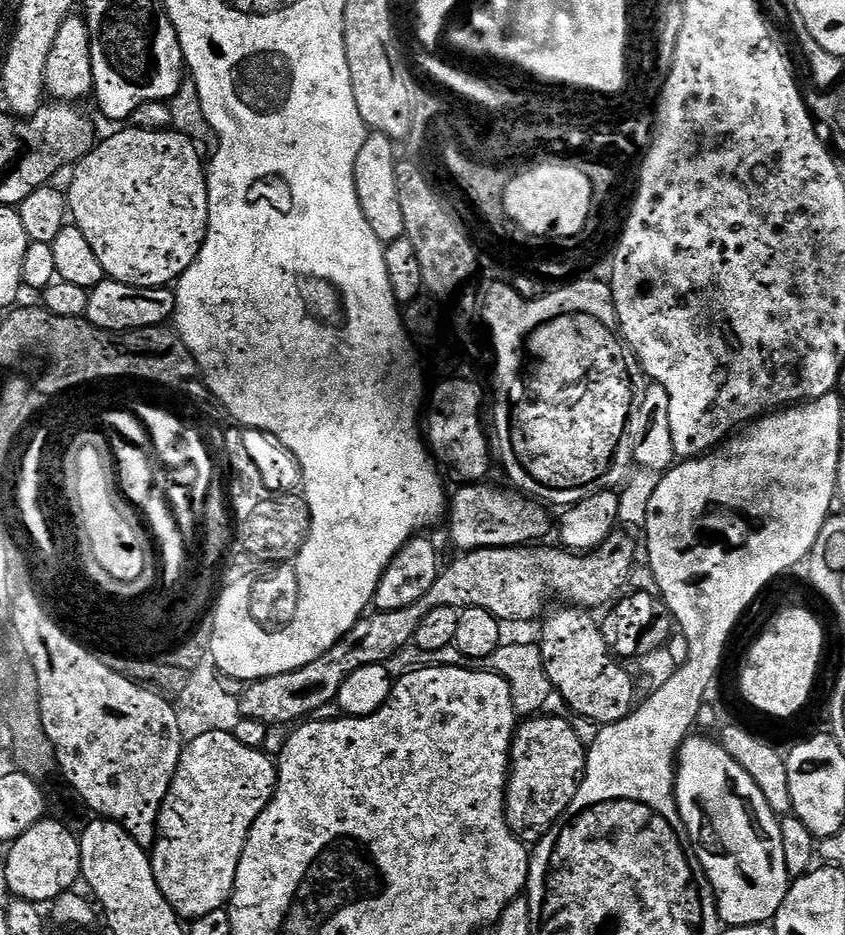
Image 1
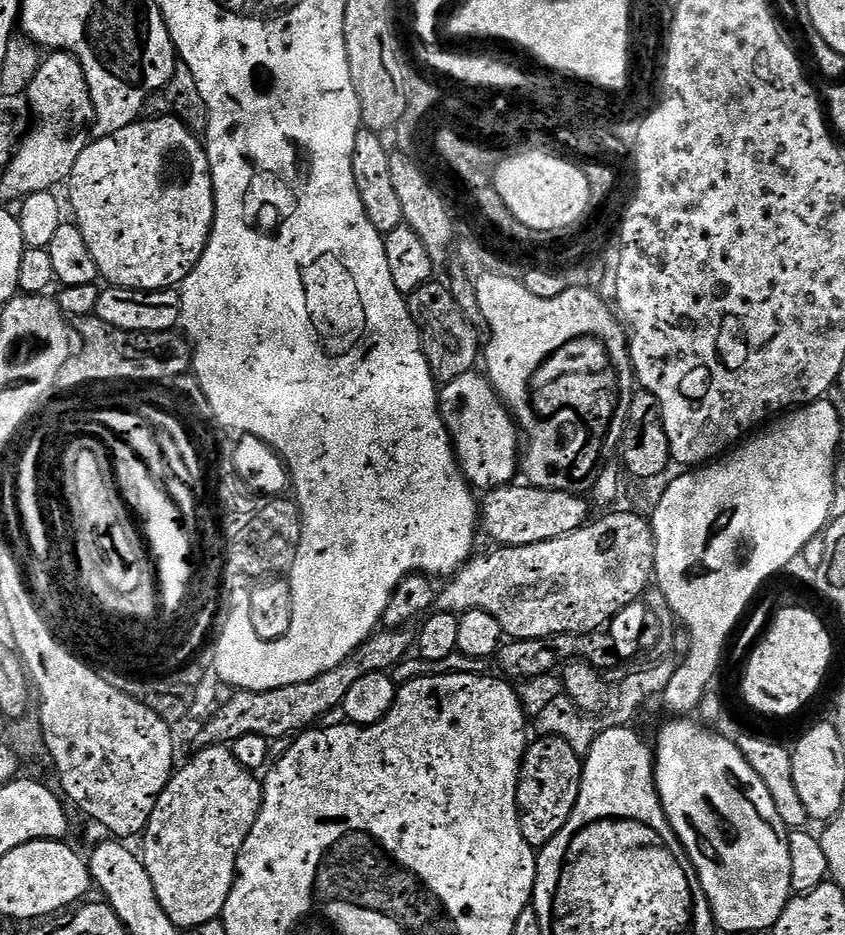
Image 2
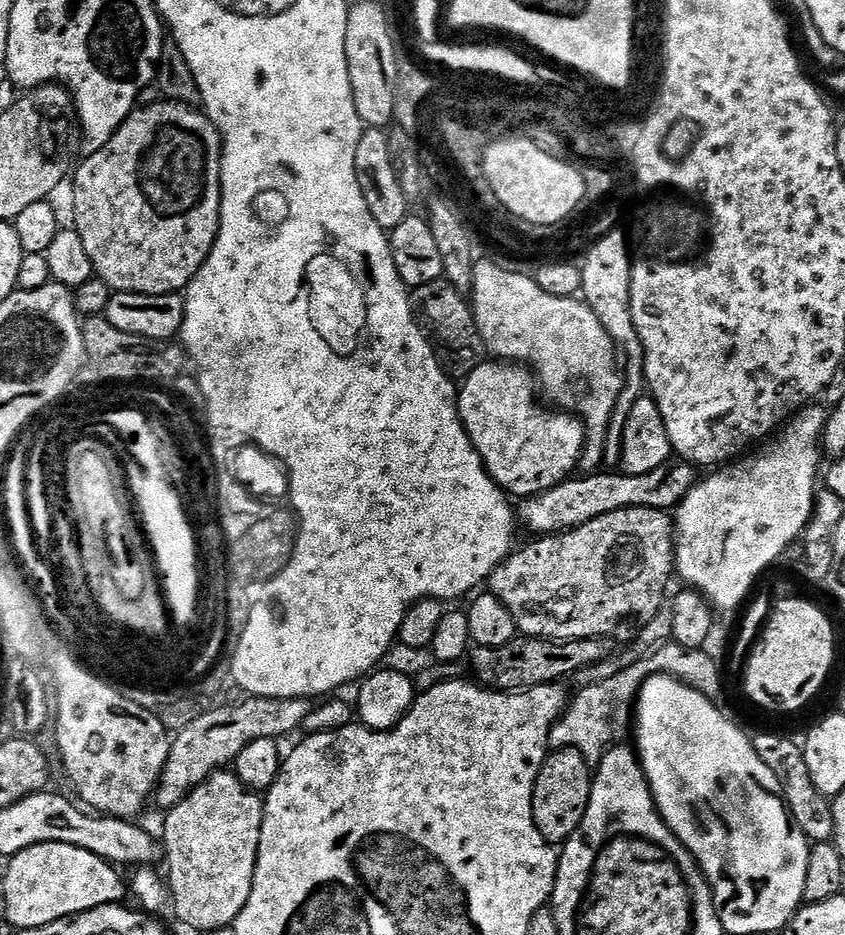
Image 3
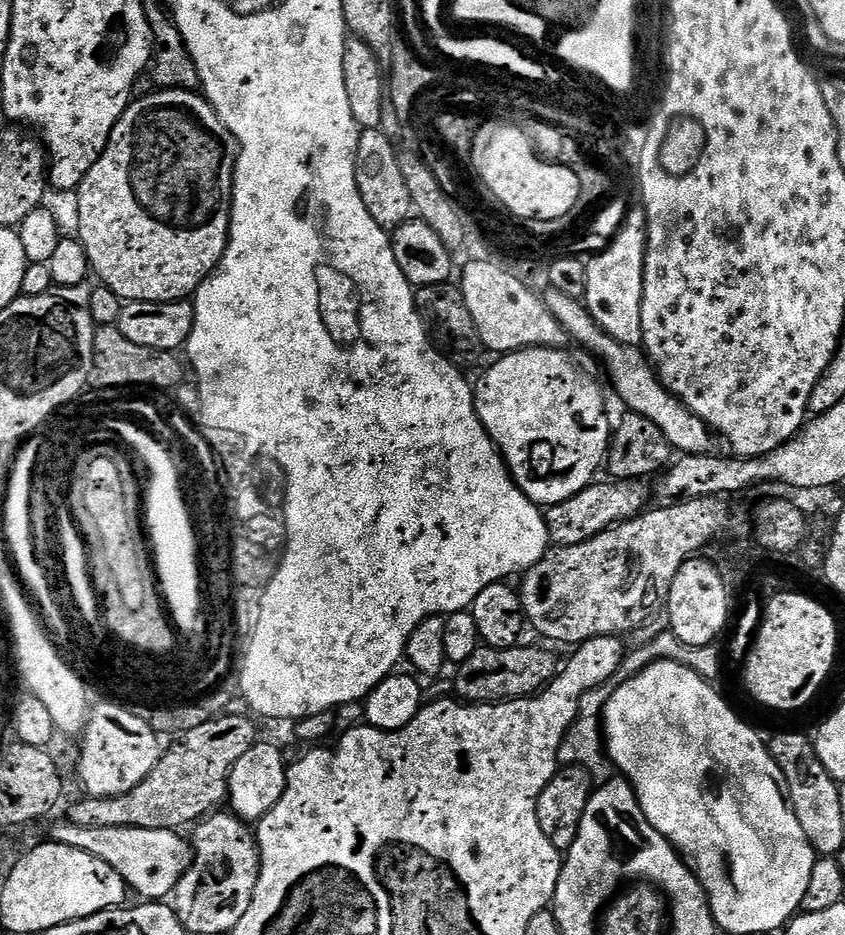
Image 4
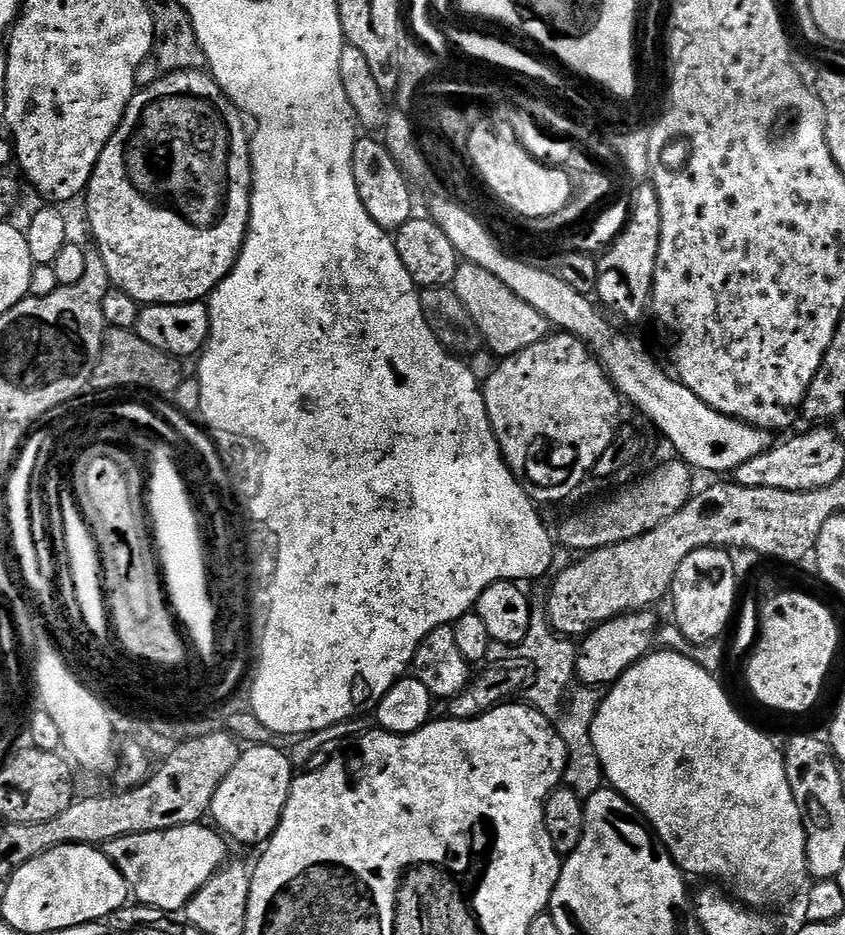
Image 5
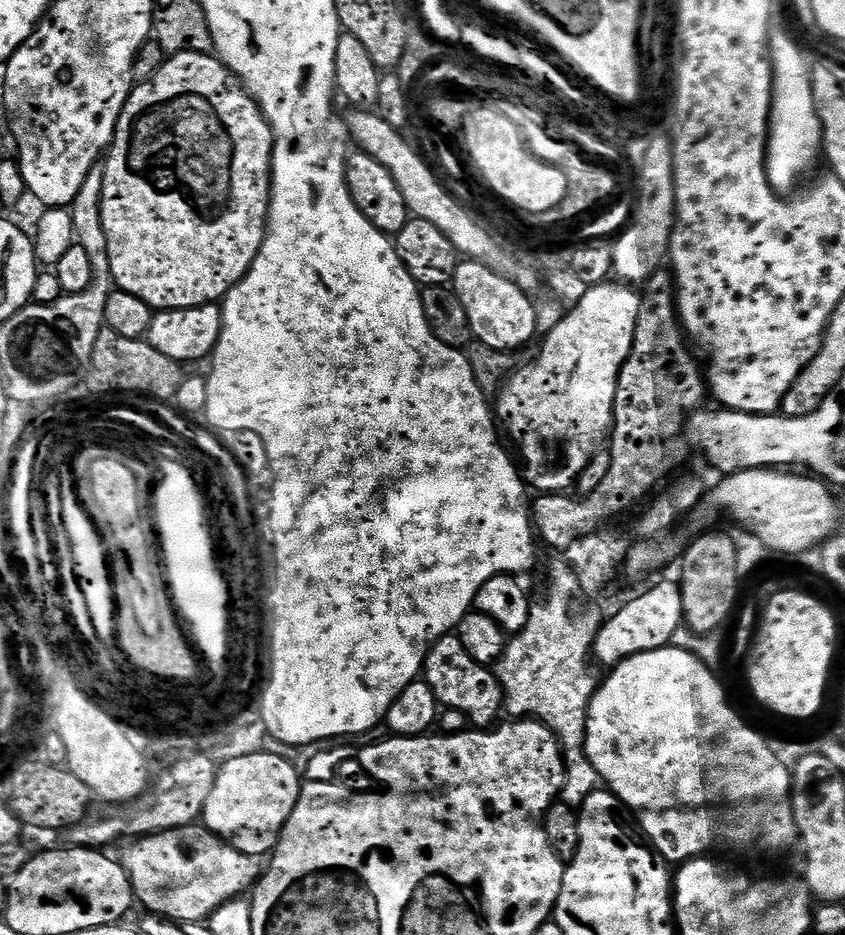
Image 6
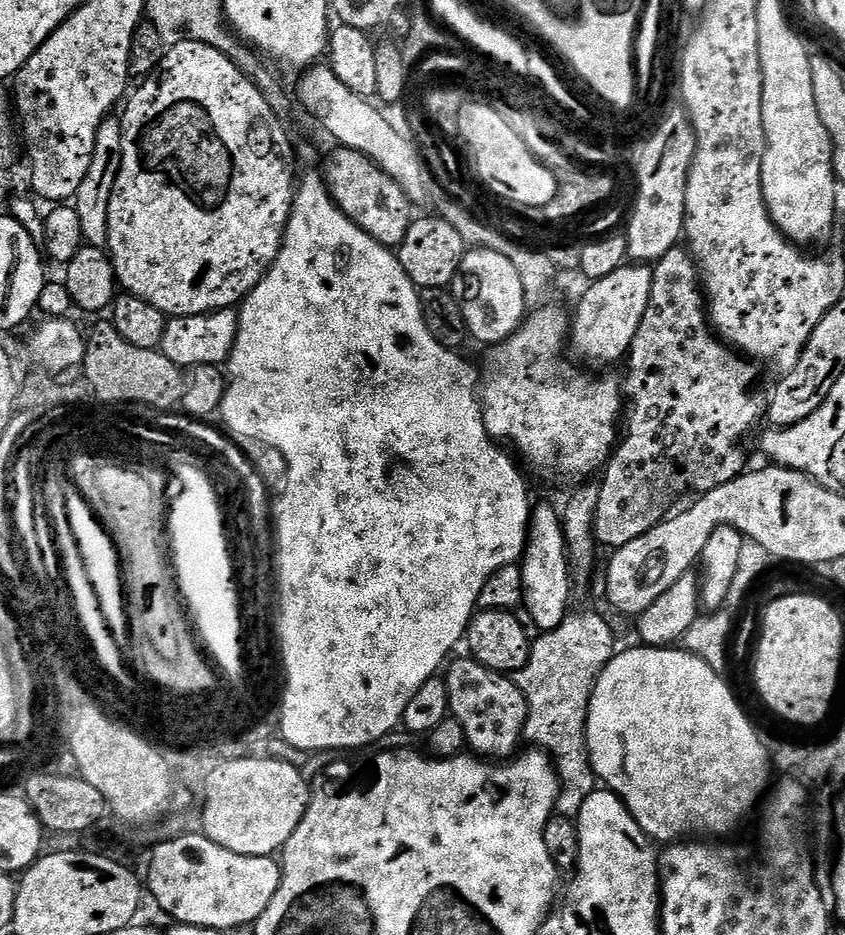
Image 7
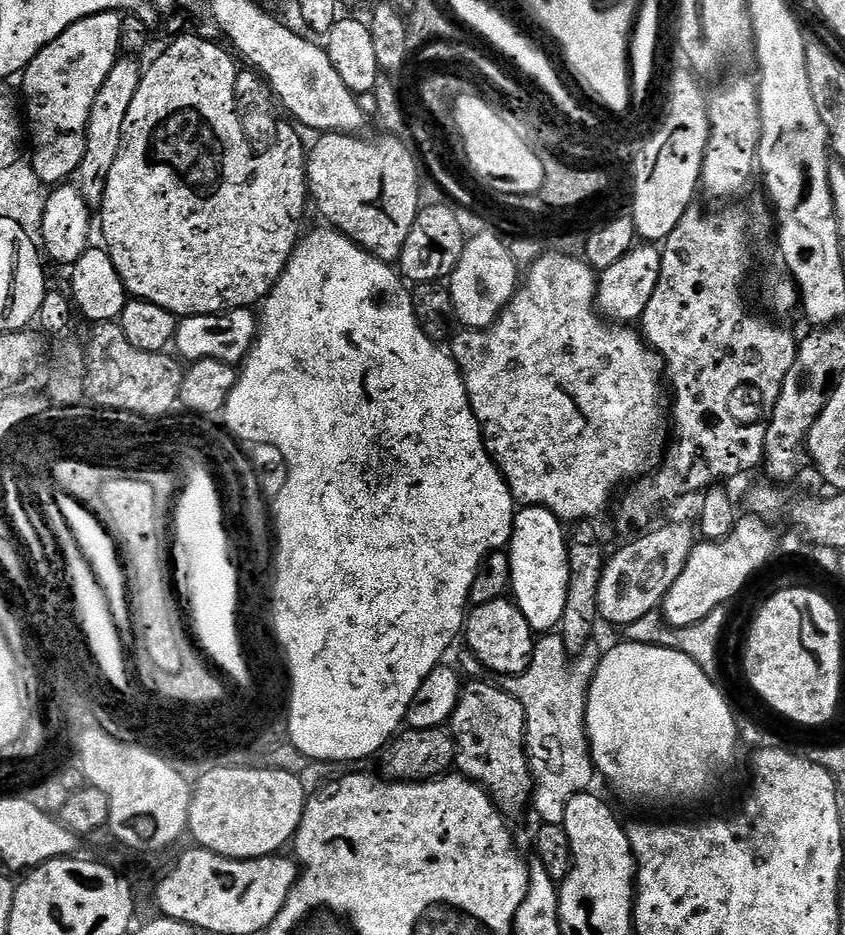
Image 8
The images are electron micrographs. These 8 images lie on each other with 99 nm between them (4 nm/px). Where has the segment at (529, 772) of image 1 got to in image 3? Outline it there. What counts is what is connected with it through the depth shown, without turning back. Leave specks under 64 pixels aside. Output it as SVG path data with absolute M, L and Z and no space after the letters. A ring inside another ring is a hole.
M556 748L544 759L538 782L534 786L532 817L542 838L553 846L563 845L578 830L590 802L590 790L594 775L593 765L573 748Z

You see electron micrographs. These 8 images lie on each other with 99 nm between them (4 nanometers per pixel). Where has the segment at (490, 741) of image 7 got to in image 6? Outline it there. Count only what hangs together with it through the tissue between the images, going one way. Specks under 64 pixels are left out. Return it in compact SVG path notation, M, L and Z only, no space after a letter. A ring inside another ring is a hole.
M449 634L434 642L424 660L422 679L430 686L430 690L434 690L437 701L444 708L462 710L462 714L468 716L469 725L477 729L487 730L493 727L505 711L504 687L500 685L495 671L491 667L474 662L474 658L466 654L466 646L462 646L455 634Z

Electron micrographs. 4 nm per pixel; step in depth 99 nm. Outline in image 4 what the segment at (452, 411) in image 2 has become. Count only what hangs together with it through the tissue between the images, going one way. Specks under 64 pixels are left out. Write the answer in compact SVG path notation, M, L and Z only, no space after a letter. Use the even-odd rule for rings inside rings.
M563 347L558 348L519 348L517 352L510 352L501 355L488 368L488 373L480 380L480 385L475 385L476 393L476 413L482 422L482 426L488 432L488 437L496 444L496 449L504 457L504 465L508 468L512 481L519 486L538 506L549 506L560 502L566 502L567 499L574 497L582 489L593 483L595 472L601 471L608 455L608 446L610 437L614 431L613 425L608 425L608 416L604 413L604 396L600 393L600 388L576 365L576 360L570 353L564 352Z

